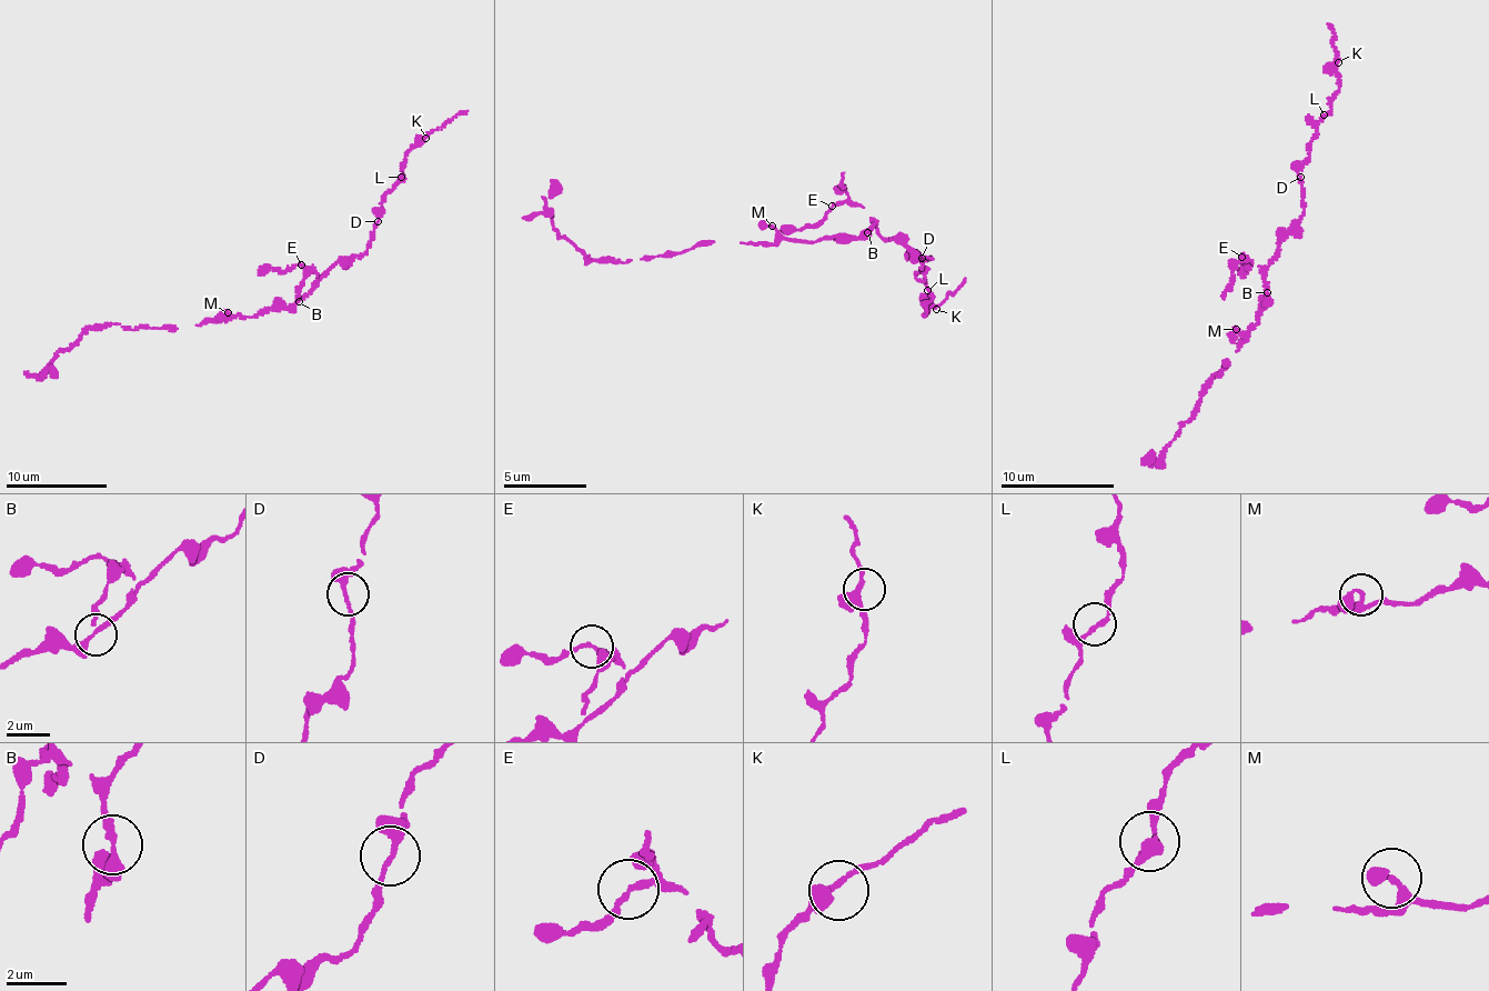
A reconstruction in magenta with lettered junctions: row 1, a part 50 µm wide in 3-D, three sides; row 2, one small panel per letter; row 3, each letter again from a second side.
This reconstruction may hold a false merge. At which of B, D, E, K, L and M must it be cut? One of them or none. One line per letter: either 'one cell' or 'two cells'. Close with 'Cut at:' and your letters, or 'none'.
B: one cell
D: one cell
E: one cell
K: one cell
L: one cell
M: one cell
Cut at: none

